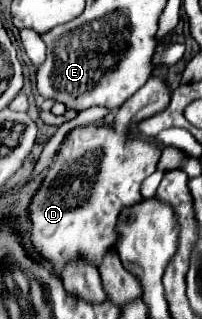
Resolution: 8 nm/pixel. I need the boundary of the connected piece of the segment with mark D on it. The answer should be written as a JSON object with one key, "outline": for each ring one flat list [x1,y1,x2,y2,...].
{"outline":[[150,77,144,87,140,87,140,91,118,109,114,127,96,123,88,125,88,147,84,145,84,127,76,127,66,135,58,157,46,171,42,187,30,205,32,245,44,259,54,263,56,275,60,275,66,261,74,255,84,255,100,265,104,253,110,251,116,241,116,217,124,207,142,201,140,185,156,171,162,146,150,139,128,139,126,131,164,111,170,103,170,95,172,91,164,77]]}

